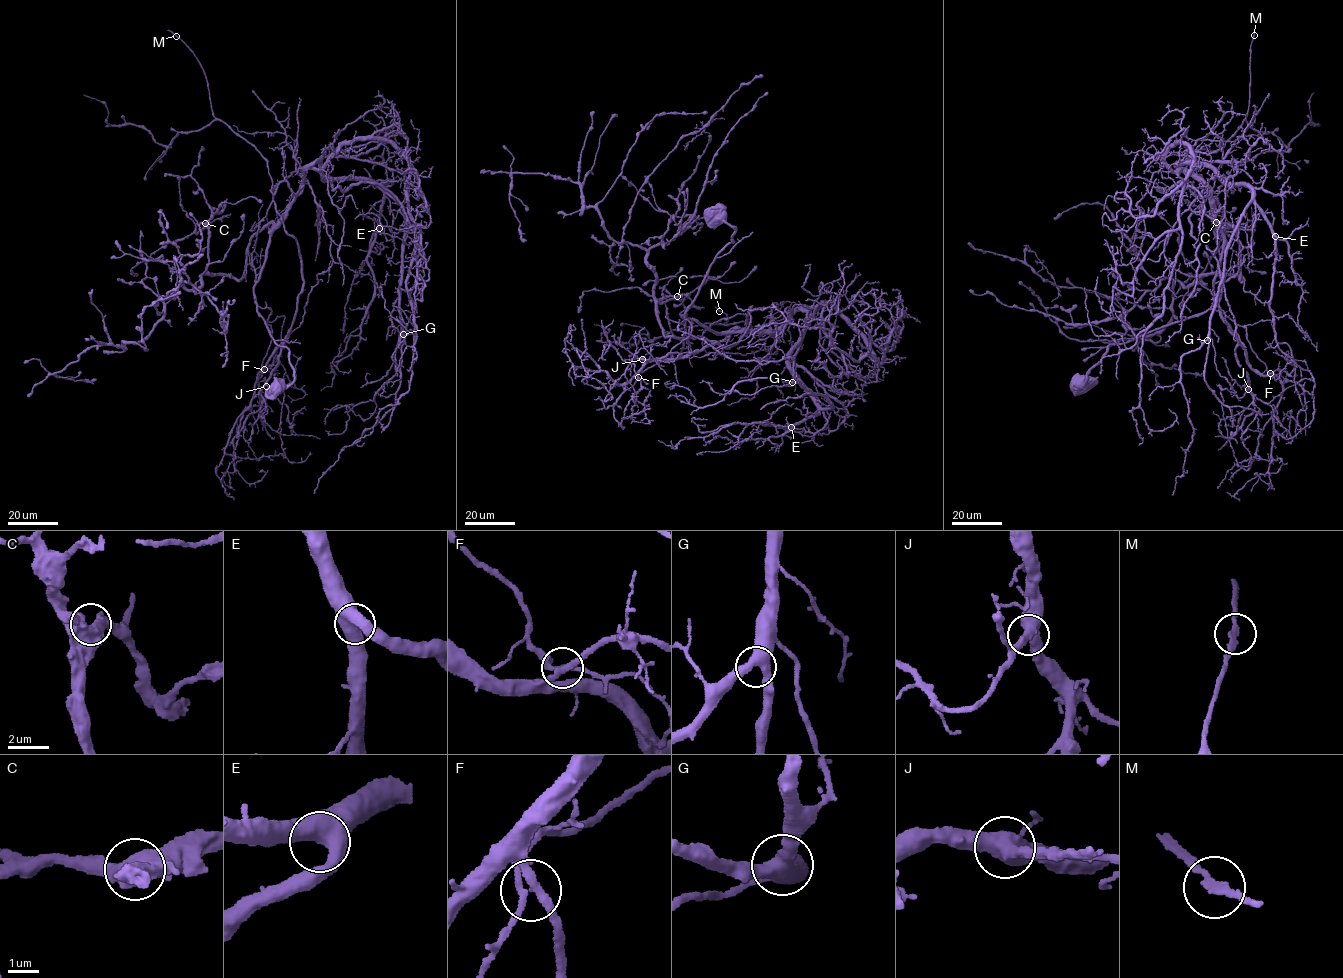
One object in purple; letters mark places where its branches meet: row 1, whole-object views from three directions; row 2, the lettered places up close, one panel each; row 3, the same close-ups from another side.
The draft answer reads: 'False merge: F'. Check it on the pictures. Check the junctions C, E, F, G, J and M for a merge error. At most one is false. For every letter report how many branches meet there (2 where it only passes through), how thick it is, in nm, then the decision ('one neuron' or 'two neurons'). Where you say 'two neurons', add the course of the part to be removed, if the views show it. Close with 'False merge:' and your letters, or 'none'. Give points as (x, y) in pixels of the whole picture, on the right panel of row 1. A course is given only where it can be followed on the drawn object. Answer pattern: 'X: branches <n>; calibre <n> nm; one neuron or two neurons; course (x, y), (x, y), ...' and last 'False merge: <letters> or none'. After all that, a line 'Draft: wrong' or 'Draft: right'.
C: branches 3; calibre 480 nm; one neuron
E: branches 3; calibre 500 nm; one neuron
F: branches 4; calibre 240 nm; two neurons; course (1270, 373), (1251, 367), (1219, 312), (1217, 259), (1189, 217), (1244, 120), (1290, 146), (1317, 124), (1313, 92)
G: branches 3; calibre 440 nm; one neuron
J: branches 3; calibre 440 nm; one neuron
M: branches 2; calibre 240 nm; one neuron
False merge: F
Draft: right

